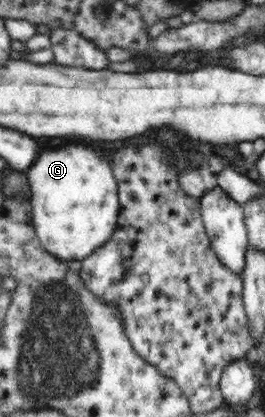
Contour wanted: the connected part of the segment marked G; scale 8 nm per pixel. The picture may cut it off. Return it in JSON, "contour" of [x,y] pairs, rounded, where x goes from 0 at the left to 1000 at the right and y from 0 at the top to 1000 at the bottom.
{"contour":[[[260,345],[238,355],[170,355],[128,393],[87,412],[109,439],[106,472],[143,573],[177,604],[230,626],[306,626],[351,612],[430,564],[449,518],[445,434],[434,432],[408,379],[381,379],[343,355]]]}

